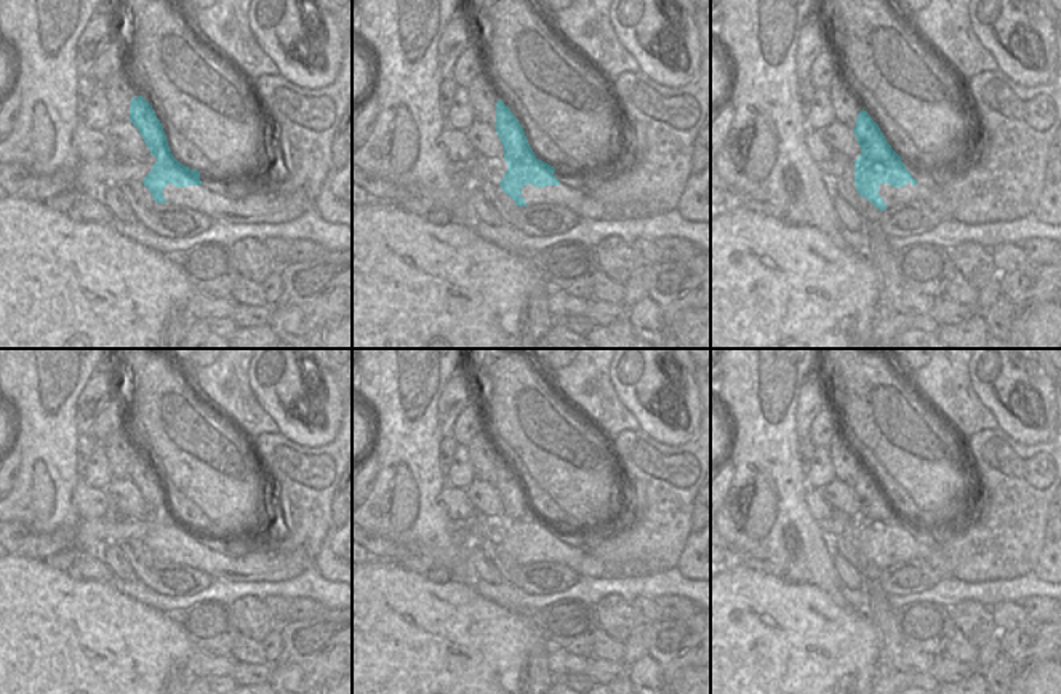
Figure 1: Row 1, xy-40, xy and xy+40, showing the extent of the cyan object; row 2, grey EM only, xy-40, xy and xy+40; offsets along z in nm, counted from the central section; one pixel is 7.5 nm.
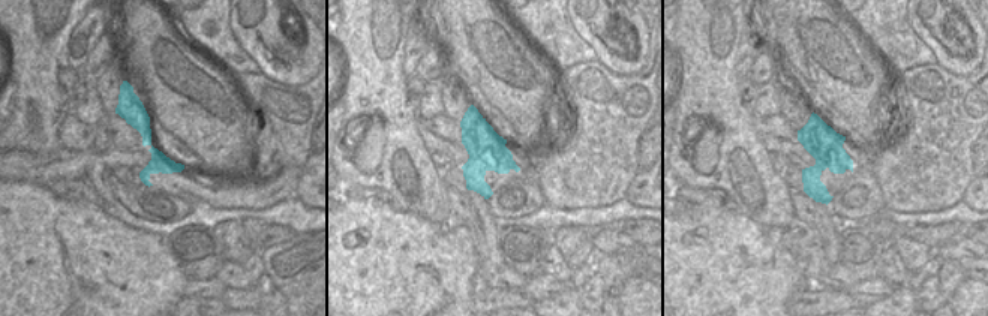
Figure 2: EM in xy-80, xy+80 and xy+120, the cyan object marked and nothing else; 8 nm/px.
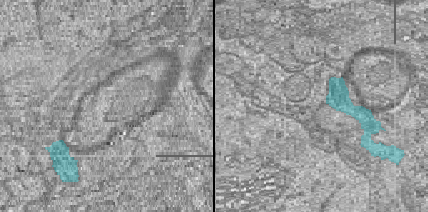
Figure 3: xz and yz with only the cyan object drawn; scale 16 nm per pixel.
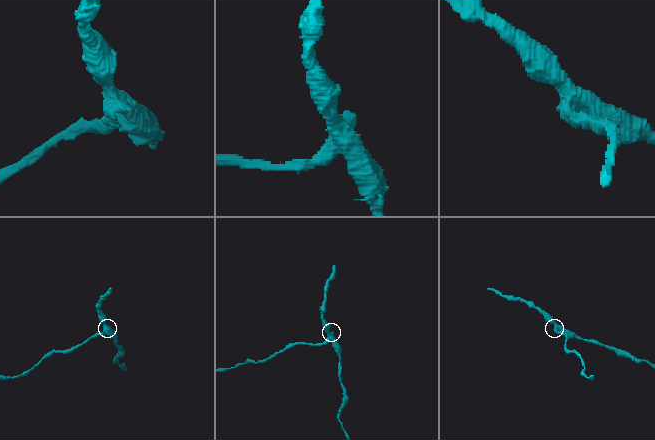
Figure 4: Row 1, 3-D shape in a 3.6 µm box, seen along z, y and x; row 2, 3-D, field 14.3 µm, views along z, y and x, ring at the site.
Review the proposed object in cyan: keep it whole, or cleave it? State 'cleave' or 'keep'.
cleave

